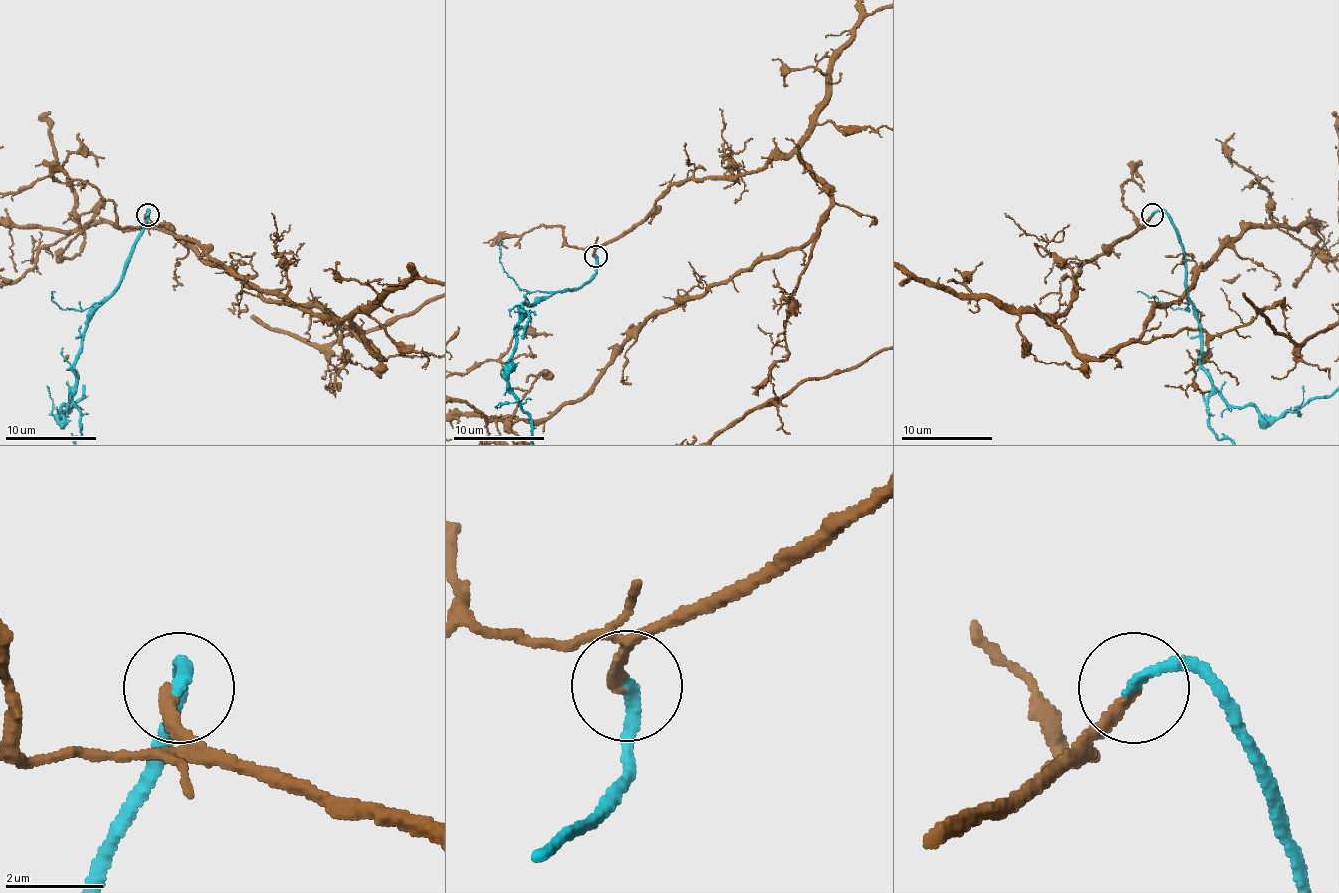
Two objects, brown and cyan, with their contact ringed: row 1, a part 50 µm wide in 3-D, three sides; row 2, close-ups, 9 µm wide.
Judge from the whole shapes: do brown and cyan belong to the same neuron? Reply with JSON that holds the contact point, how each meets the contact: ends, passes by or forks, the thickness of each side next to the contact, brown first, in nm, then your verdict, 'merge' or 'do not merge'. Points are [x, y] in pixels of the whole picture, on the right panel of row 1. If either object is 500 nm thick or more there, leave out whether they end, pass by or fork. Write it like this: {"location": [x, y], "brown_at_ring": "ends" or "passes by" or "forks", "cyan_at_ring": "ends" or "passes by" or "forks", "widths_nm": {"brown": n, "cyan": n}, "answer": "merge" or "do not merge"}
{"location": [1152, 214], "brown_at_ring": "ends", "cyan_at_ring": "ends", "widths_nm": {"brown": 220, "cyan": 240}, "answer": "merge"}

